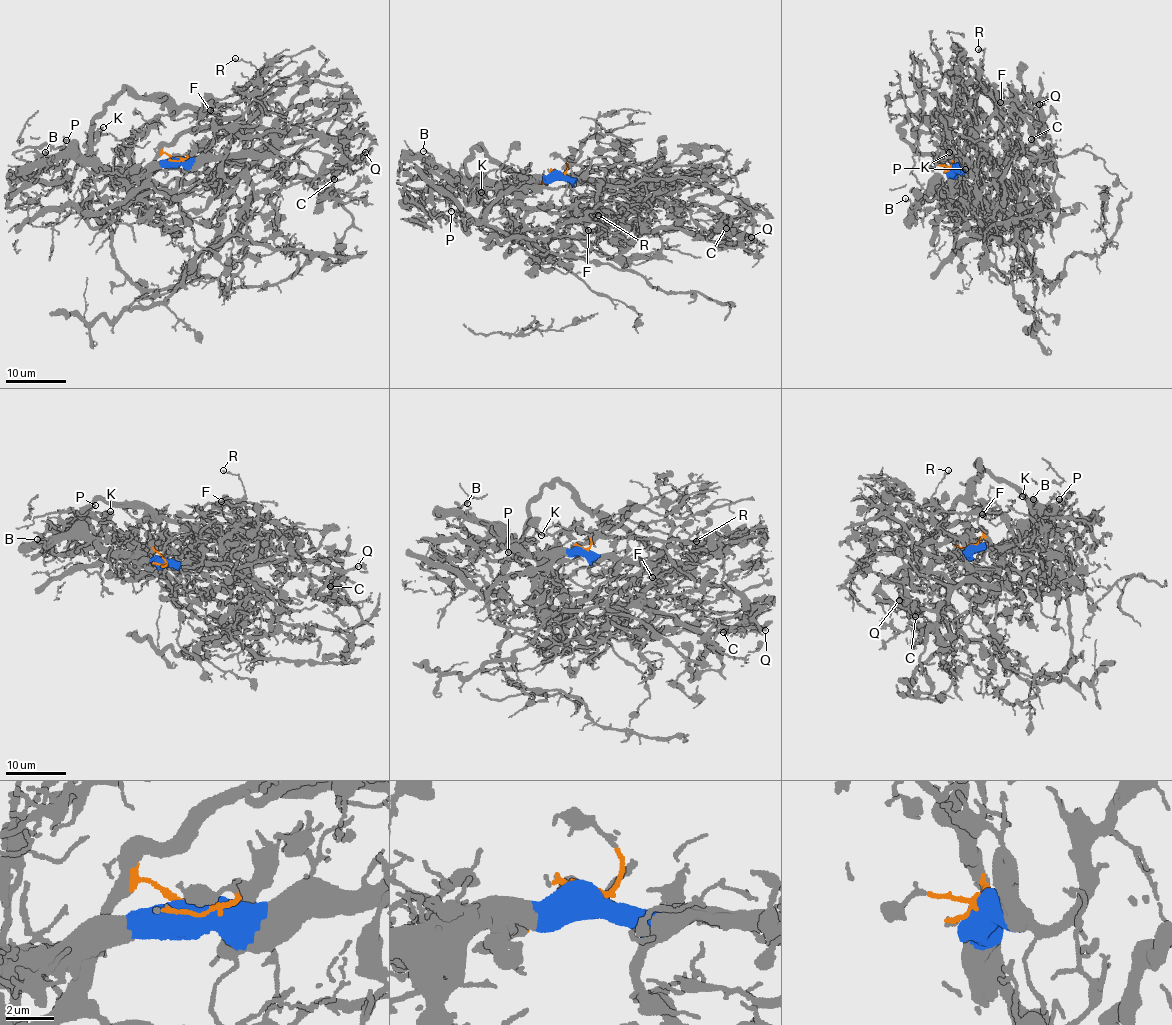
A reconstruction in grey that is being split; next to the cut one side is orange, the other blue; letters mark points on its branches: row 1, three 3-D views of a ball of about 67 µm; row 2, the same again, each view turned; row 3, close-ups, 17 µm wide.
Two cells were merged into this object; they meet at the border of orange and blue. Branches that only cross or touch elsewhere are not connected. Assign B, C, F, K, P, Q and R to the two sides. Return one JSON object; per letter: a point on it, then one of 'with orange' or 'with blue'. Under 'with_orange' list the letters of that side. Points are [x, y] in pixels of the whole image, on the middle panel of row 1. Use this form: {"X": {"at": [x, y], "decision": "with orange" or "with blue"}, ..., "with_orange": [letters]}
{"B": {"at": [423, 151], "decision": "with blue"}, "C": {"at": [726, 228], "decision": "with blue"}, "F": {"at": [588, 230], "decision": "with blue"}, "K": {"at": [481, 192], "decision": "with blue"}, "P": {"at": [451, 211], "decision": "with blue"}, "Q": {"at": [751, 237], "decision": "with blue"}, "R": {"at": [598, 215], "decision": "with blue"}, "with_orange": []}

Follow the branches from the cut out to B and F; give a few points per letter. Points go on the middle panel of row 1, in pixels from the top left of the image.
B: (558, 175), (534, 177), (525, 183), (464, 182), (436, 165), (430, 155), (423, 151)
F: (558, 175), (572, 185), (572, 198), (604, 222), (618, 224), (632, 208), (620, 211), (588, 231)

